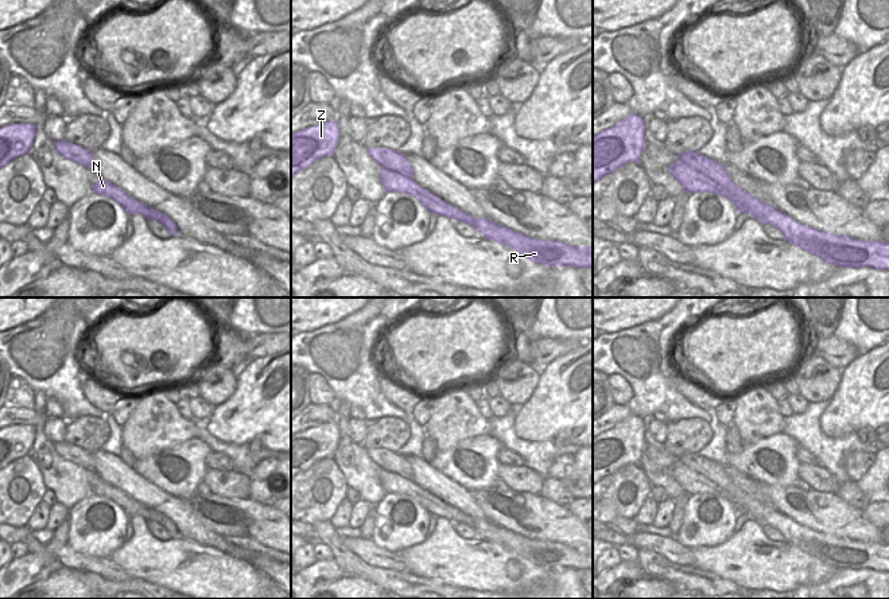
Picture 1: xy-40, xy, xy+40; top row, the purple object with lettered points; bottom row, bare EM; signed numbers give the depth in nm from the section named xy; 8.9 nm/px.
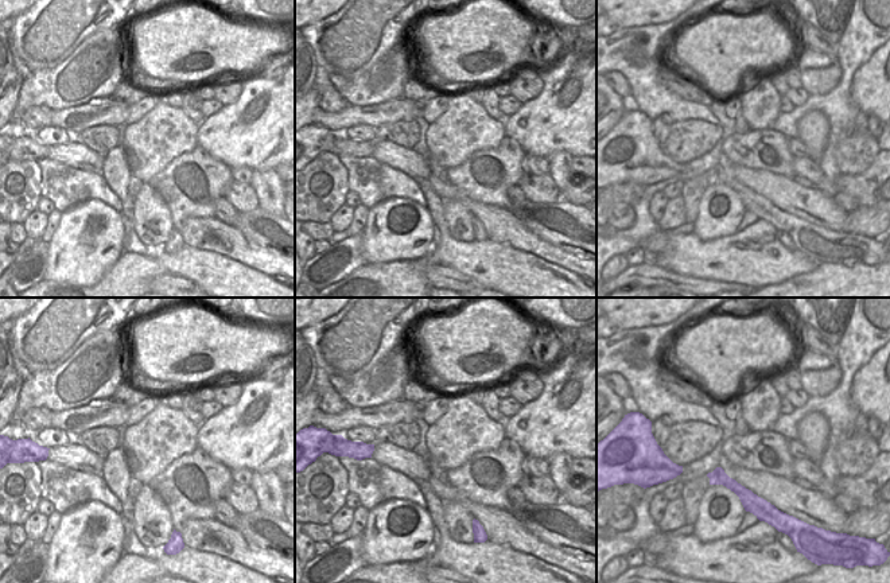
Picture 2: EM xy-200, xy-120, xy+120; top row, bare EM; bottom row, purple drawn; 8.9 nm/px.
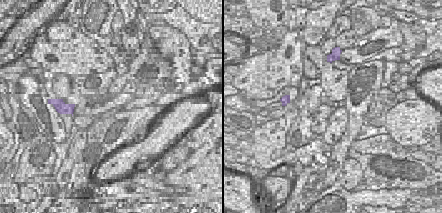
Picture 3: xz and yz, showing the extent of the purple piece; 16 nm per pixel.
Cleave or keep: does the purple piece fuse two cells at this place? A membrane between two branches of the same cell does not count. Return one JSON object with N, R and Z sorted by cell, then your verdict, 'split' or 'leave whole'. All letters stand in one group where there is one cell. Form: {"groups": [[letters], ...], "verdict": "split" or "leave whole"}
{"groups": [["N", "Z"], ["R"]], "verdict": "split"}

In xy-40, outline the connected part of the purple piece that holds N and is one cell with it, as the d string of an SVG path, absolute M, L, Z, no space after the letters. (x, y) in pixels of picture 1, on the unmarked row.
M98 479L98 482L93 486L93 494L94 495L102 495L113 502L116 502L119 506L121 506L128 516L140 516L145 521L156 521L162 526L166 528L166 530L171 534L171 537L178 537L179 532L175 526L175 524L164 514L135 501L128 494L121 491L120 489L106 483L102 479Z

